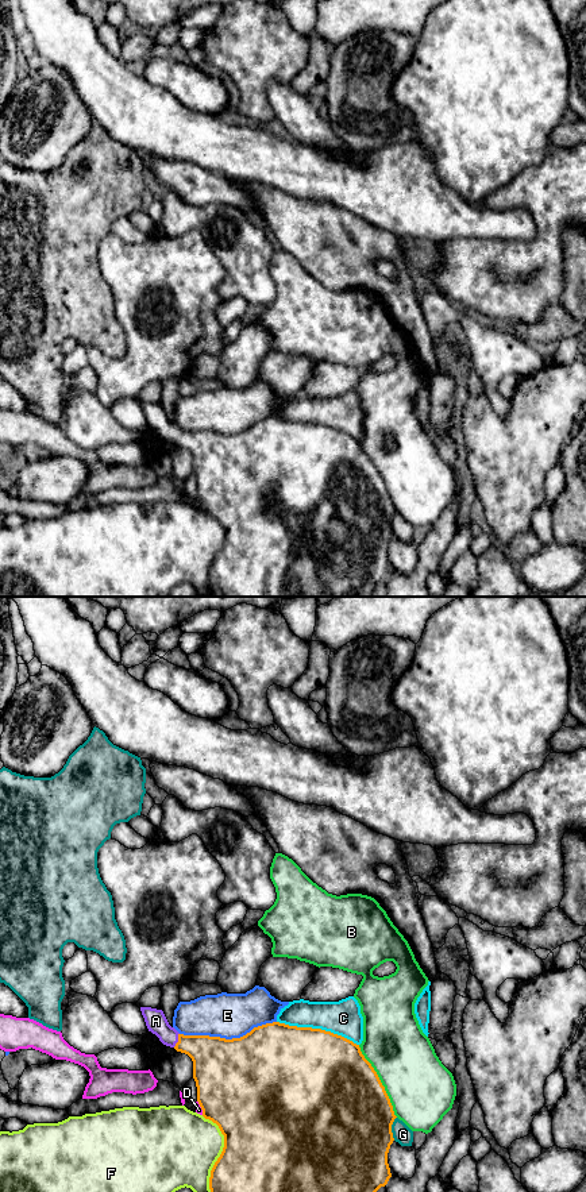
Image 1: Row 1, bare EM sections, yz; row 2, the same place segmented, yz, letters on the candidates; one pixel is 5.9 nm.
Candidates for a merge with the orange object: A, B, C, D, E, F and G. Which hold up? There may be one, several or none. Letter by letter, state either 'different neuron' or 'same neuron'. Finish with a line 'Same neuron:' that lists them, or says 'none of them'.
A: same neuron
B: different neuron
C: different neuron
D: different neuron
E: different neuron
F: different neuron
G: different neuron
Same neuron: A

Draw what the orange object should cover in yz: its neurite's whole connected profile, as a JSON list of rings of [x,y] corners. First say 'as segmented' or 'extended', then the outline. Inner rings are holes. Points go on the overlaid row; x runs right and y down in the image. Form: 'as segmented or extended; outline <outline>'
extended; outline [[[140,1007],[140,1011],[149,1031],[155,1034],[163,1045],[174,1048],[192,1058],[197,1102],[203,1110],[203,1116],[216,1123],[224,1135],[223,1152],[211,1170],[211,1192],[377,1192],[388,1184],[392,1177],[388,1153],[394,1141],[392,1125],[397,1116],[385,1087],[371,1064],[362,1054],[359,1045],[331,1031],[289,1026],[279,1022],[254,1027],[246,1035],[232,1039],[209,1035],[184,1035],[169,1025],[162,1010]]]

